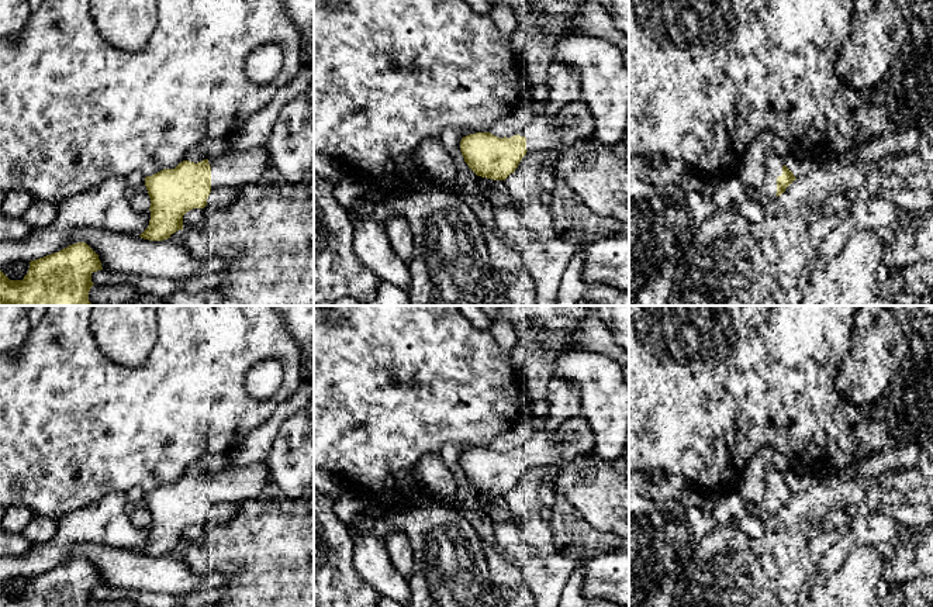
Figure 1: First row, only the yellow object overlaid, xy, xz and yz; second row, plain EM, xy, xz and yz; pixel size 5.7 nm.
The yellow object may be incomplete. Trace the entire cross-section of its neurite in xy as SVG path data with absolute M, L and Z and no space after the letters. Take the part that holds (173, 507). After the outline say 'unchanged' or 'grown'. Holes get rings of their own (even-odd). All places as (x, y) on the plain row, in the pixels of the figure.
M267 462L252 465L231 463L201 477L183 476L174 484L163 484L145 493L151 514L151 535L139 551L149 556L163 556L183 545L183 531L193 524L204 524L210 508L221 501L241 503L256 499L272 482Z | grown

